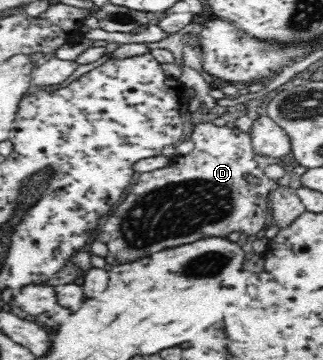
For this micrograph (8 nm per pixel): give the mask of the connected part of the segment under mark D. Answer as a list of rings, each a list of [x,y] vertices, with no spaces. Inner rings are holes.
[[[213,122],[199,123],[195,125],[192,132],[191,140],[195,144],[195,149],[191,153],[185,156],[174,156],[167,167],[139,173],[135,185],[131,185],[131,189],[128,188],[123,202],[107,215],[105,223],[100,223],[96,241],[105,243],[111,255],[119,263],[131,263],[131,261],[137,261],[139,257],[147,257],[149,253],[193,243],[197,239],[211,237],[211,235],[226,237],[231,231],[239,231],[244,237],[256,234],[265,227],[267,215],[269,215],[267,197],[271,187],[276,183],[265,174],[265,168],[271,164],[279,164],[283,167],[281,158],[257,155],[253,150],[250,133],[243,133],[236,126],[230,128],[217,126]],[[245,173],[259,177],[259,185],[249,185],[243,179]]]

